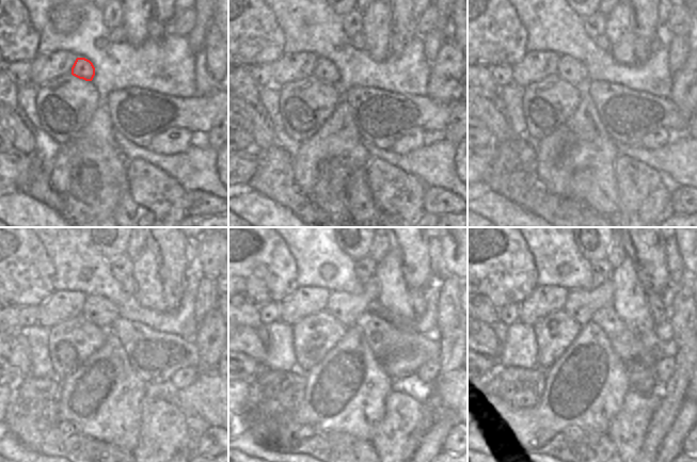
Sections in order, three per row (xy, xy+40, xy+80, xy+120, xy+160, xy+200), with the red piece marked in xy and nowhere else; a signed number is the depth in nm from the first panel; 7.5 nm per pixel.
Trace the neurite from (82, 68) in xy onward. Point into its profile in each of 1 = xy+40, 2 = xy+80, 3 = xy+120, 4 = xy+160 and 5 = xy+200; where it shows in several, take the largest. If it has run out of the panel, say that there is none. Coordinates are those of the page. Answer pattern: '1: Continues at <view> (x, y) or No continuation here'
1: Continues at xy+40 (325, 69)
2: Continues at xy+80 (570, 69)
3: Continues at xy+120 (99, 311)
4: Continues at xy+160 (346, 307)
5: Continues at xy+200 (582, 305)

